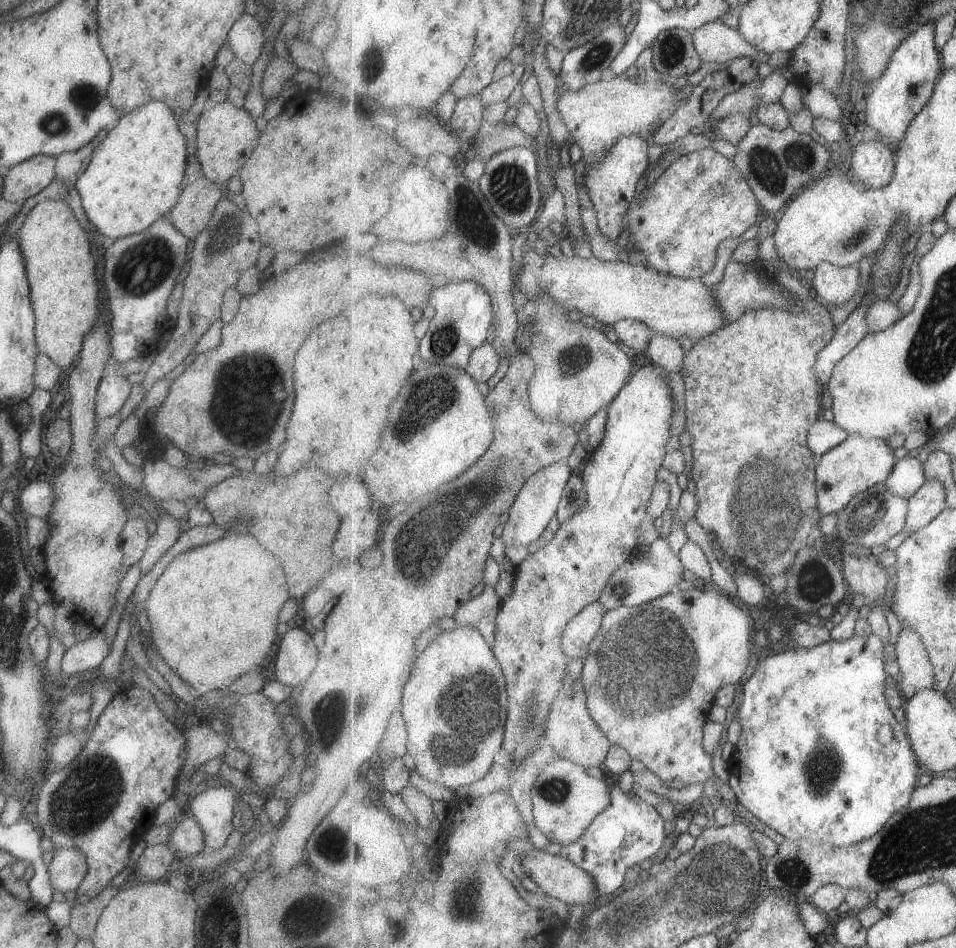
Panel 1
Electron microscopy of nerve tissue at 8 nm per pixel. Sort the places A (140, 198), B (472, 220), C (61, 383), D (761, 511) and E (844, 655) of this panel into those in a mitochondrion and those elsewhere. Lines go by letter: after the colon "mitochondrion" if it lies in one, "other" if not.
A: other
B: mitochondrion
C: other
D: mitochondrion
E: other

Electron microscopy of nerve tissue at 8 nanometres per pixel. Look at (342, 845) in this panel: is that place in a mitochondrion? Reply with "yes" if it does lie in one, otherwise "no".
yes

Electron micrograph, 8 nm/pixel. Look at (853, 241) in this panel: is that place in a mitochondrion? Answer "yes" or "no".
yes

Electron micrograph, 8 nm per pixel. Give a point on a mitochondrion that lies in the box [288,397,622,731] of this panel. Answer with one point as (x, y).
(439, 522)

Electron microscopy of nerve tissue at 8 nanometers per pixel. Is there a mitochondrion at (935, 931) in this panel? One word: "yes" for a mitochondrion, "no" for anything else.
no

